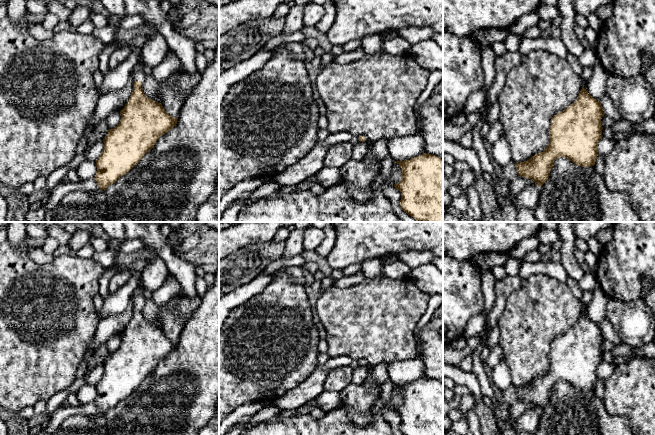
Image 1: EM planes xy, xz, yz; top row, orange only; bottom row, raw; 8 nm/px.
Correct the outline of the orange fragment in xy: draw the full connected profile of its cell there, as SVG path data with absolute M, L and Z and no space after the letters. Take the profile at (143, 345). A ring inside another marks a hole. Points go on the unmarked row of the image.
M140 283L133 293L134 311L128 326L120 335L121 344L115 352L108 354L103 363L104 373L96 384L97 395L94 403L99 412L104 415L108 410L128 397L154 371L159 361L170 355L177 348L178 342L169 339L162 327L153 325L145 320L141 312L141 304L145 301L144 291L145 289Z

